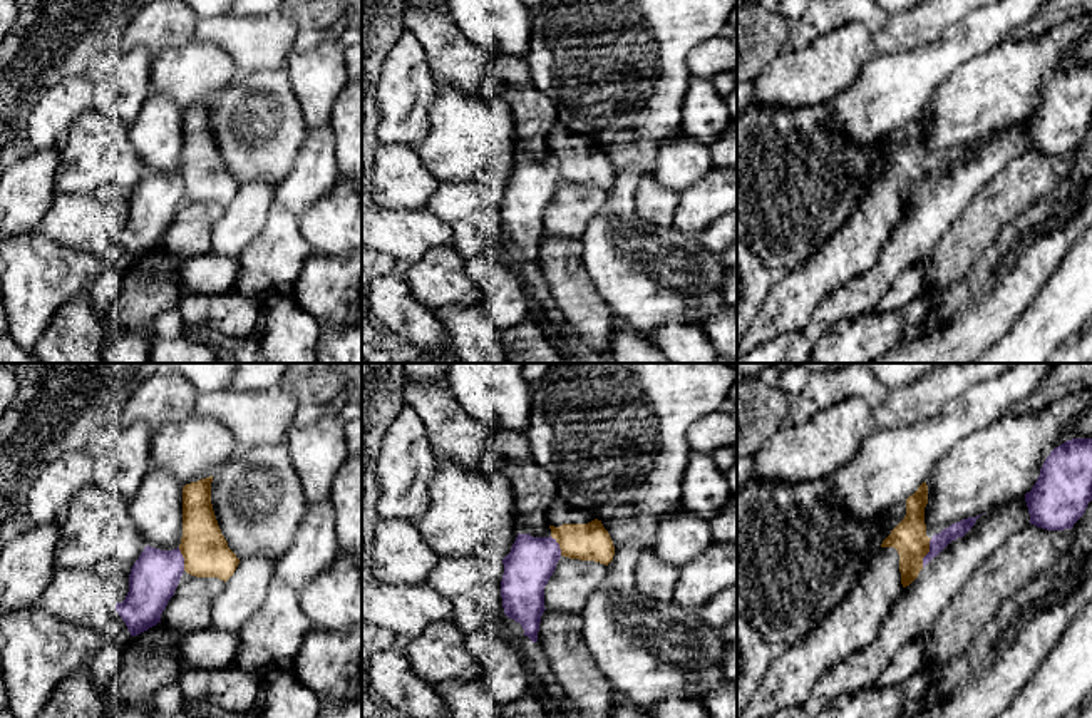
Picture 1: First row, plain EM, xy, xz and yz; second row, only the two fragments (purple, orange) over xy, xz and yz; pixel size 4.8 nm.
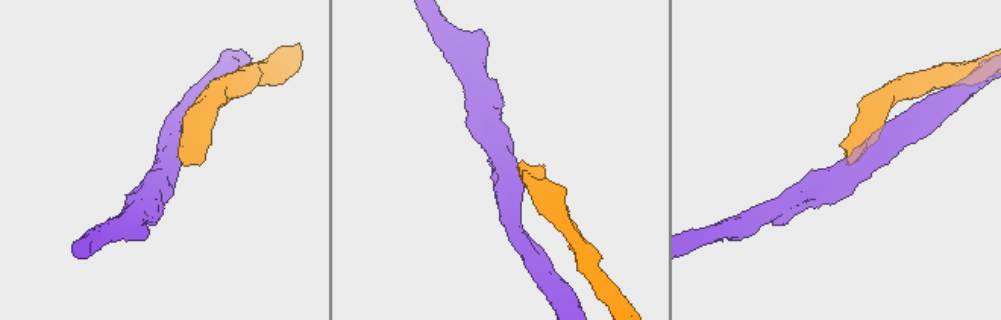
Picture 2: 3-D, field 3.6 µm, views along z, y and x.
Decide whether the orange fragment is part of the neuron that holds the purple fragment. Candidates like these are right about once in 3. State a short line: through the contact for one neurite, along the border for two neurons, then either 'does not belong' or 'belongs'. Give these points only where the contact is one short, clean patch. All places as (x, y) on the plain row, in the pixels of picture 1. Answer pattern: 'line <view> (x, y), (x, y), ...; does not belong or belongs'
line yz (932, 164), (930, 176), (923, 183), (922, 191); does not belong

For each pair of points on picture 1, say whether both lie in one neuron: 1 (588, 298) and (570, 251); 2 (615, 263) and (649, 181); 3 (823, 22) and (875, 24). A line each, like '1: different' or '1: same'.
1: same
2: different
3: same

